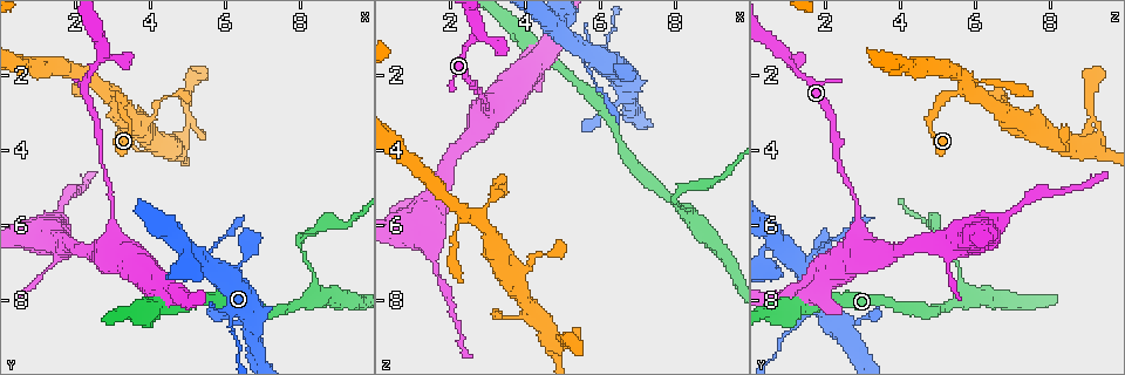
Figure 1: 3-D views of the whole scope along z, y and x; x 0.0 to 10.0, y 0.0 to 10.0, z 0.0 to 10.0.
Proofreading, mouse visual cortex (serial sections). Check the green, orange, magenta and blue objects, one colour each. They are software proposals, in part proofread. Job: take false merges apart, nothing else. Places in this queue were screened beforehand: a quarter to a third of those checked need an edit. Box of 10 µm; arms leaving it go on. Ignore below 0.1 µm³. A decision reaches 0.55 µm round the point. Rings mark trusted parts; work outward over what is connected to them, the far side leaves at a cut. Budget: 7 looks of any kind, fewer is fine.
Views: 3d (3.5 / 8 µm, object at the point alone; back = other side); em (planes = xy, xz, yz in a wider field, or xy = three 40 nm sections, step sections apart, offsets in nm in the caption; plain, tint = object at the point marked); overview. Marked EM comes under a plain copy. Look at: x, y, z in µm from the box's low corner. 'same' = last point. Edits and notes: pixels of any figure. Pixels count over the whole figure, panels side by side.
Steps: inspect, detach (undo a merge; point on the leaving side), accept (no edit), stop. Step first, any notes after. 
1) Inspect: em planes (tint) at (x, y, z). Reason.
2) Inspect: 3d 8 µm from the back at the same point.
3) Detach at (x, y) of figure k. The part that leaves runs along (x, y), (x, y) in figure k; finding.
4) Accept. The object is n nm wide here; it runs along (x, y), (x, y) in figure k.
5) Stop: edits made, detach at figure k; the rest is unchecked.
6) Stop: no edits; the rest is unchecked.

Inspect: 3d 8 µm at (8.05, 6.65, 5.45). A narrow waist.

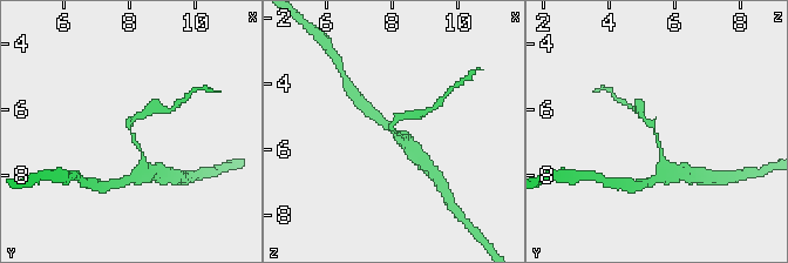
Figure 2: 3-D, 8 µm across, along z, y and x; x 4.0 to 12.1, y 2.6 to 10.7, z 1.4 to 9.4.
Inspect: em planes (tint) at the same point. The arms are 150, 250 nm wide; shape alone is not enough.

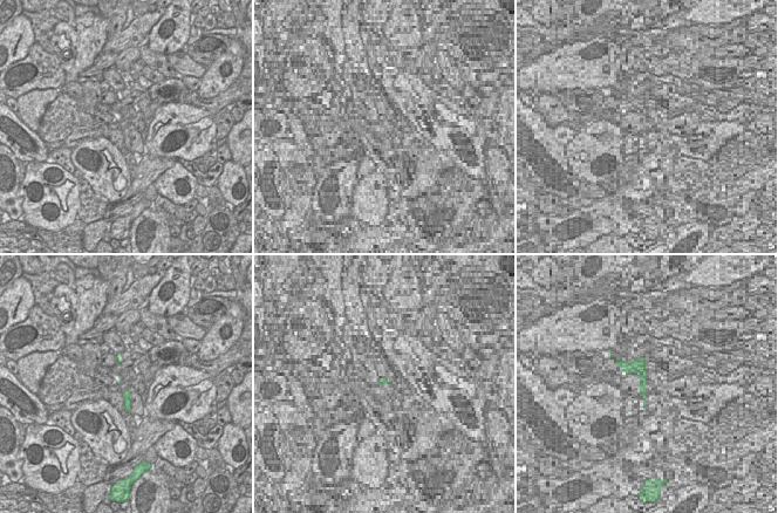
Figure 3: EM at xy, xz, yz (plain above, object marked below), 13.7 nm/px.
Detach at (148, 112) of figure 2. Two cells meet here.

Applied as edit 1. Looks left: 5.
Inspect: overview. Redraw.

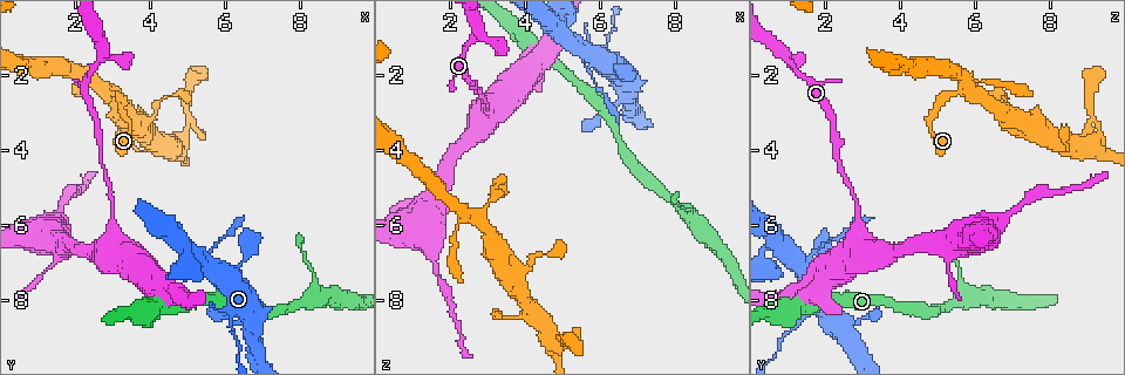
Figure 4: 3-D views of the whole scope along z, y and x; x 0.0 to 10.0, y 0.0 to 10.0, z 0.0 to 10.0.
Inspect: 3d 3.5 µm at (2.90, 2.45, 5.85).

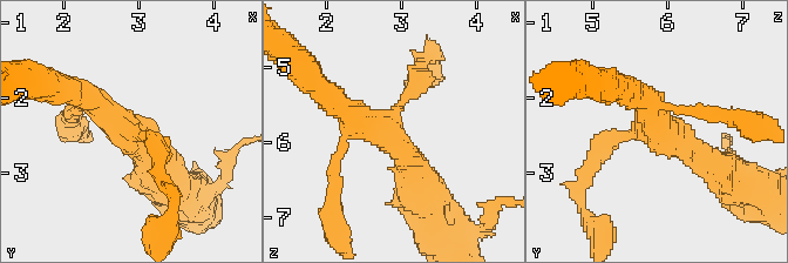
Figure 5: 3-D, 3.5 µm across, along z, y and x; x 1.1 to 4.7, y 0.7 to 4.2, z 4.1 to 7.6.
Inspect: em xy step 2 (tint) at (2.85, 2.45, 5.80). 3 arms meet here; the arms are 250, 350, 400 nm wide.

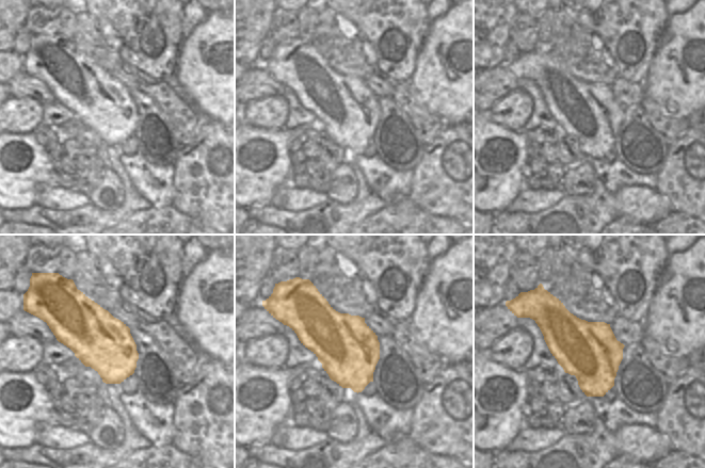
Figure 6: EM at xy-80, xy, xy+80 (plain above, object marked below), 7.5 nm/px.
Accept. It runs along (422, 72), (391, 126), (415, 186) in figure 5; all the same cell.

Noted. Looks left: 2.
Inspect: 3d 3.5 µm at (1.60, 5.70, 6.95). Calibre changes.

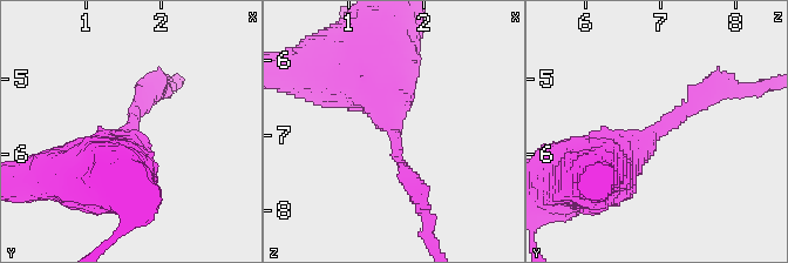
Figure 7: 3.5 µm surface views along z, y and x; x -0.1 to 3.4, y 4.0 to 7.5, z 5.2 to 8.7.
Inspect: em xy step 1 (tint) at (1.55, 5.80, 6.95). Shape alone is not enough.

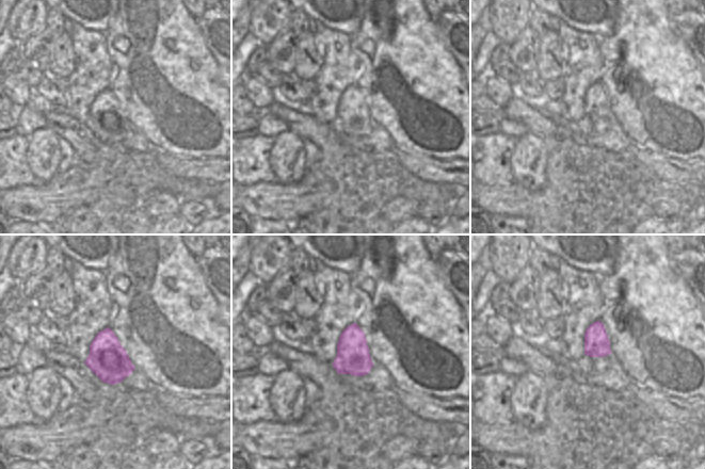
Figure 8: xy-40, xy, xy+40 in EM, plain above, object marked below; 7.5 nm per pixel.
Accept. Continuous, no second cell.

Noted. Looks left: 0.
Stop: edits made, detach at figure 2; the rest is unchecked.

